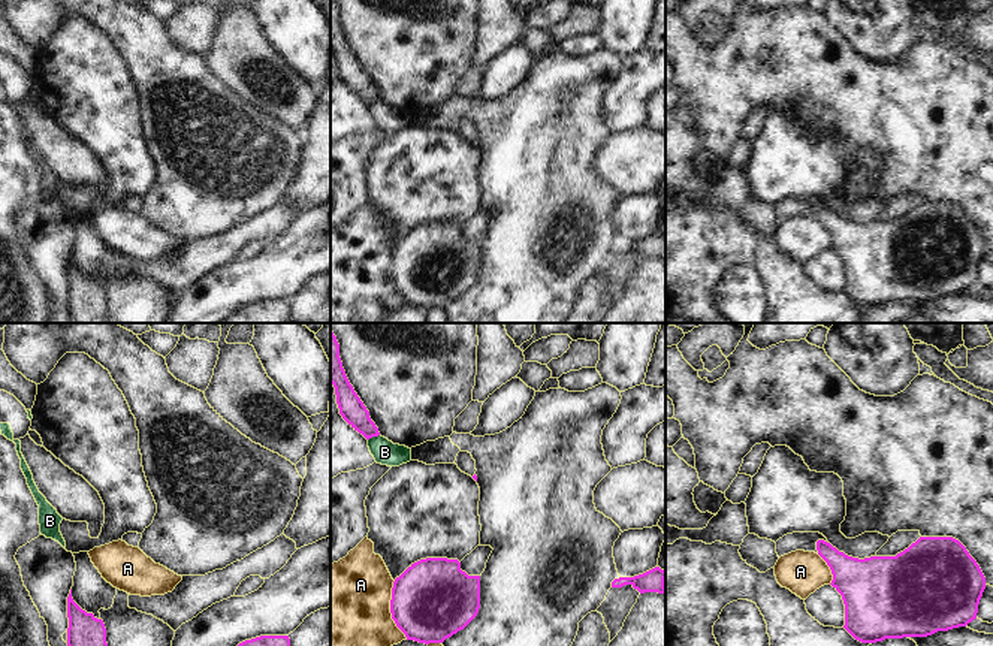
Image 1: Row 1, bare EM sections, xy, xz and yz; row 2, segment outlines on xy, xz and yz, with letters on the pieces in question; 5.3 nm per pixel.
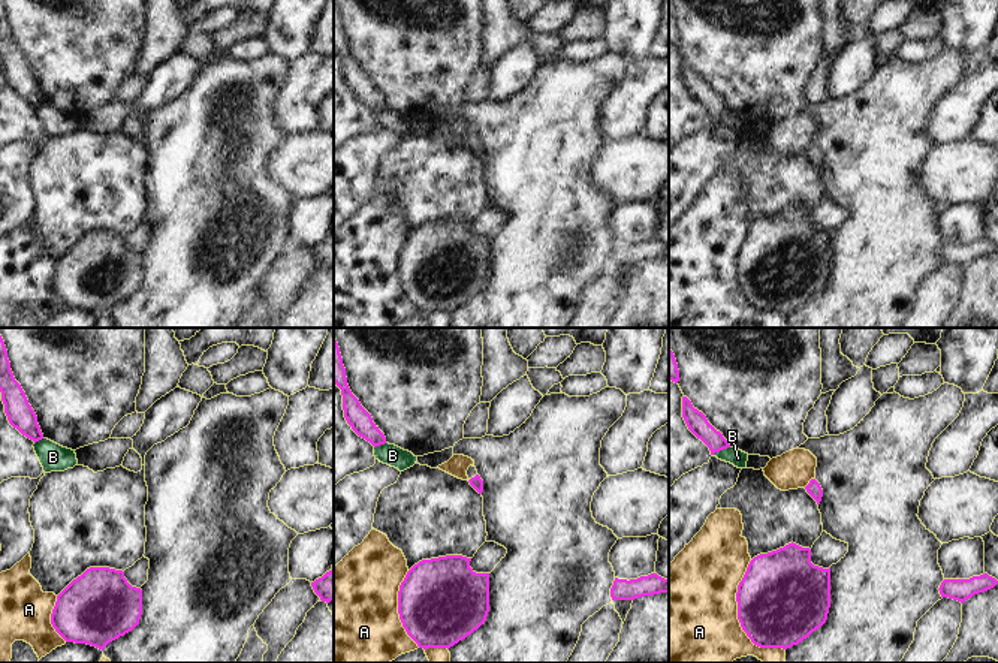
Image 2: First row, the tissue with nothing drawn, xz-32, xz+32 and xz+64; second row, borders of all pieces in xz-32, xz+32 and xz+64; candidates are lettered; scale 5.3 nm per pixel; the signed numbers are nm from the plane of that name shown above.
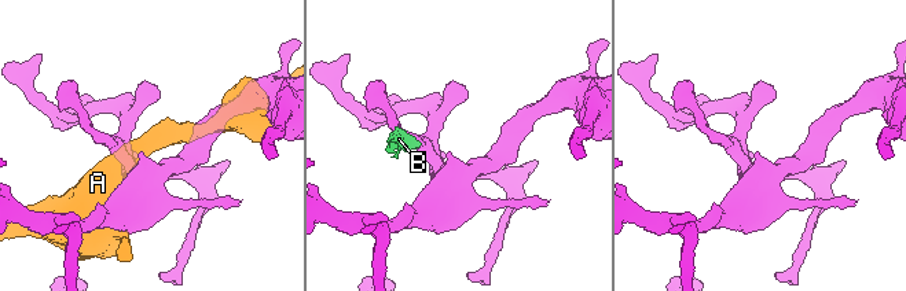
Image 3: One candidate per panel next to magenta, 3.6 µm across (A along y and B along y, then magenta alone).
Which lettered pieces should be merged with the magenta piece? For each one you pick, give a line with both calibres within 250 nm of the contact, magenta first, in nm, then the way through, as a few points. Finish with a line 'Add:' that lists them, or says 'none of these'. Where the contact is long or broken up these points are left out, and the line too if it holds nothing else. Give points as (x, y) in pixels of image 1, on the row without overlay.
Add: none of these

